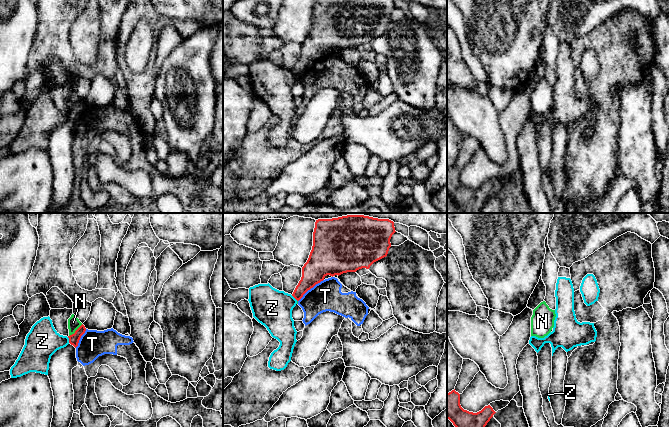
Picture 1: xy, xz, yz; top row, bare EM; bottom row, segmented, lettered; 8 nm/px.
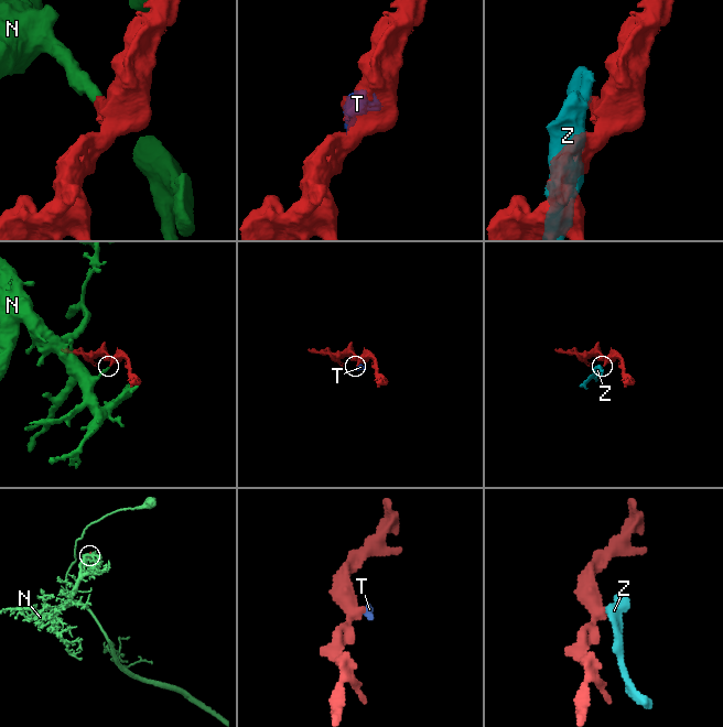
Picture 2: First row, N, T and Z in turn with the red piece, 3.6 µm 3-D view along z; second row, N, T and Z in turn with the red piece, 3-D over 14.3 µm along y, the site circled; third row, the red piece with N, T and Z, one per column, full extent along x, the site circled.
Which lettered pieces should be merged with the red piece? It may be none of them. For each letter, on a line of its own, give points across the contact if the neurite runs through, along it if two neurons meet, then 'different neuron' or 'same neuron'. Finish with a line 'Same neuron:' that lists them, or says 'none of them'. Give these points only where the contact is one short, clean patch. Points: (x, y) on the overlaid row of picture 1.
N: different neuron
T: along xz (323, 279), (311, 287), (298, 301) | different neuron
Z: along xy (67, 337), (69, 342) | different neuron
Same neuron: none of them

